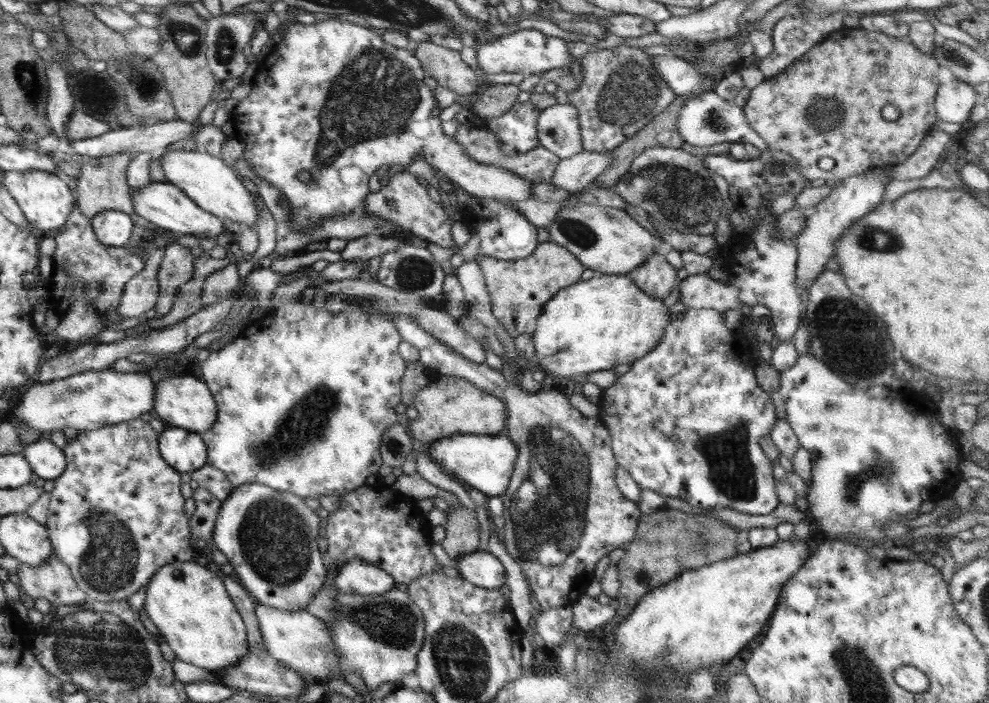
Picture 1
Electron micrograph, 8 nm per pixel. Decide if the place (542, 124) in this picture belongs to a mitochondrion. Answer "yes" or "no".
no

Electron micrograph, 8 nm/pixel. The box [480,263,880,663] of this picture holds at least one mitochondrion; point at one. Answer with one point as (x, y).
(547, 516)

